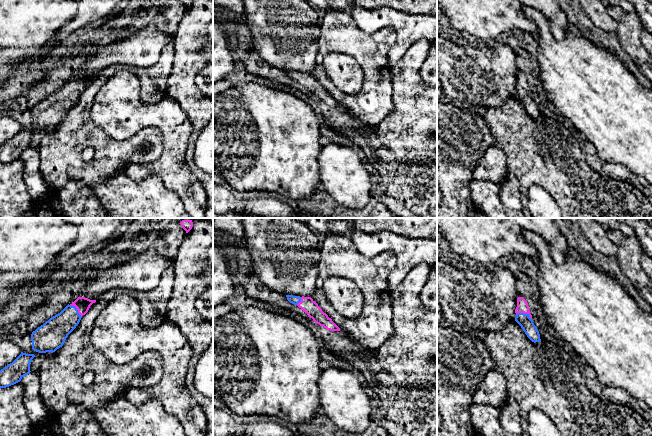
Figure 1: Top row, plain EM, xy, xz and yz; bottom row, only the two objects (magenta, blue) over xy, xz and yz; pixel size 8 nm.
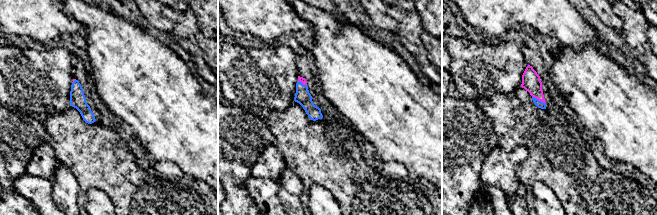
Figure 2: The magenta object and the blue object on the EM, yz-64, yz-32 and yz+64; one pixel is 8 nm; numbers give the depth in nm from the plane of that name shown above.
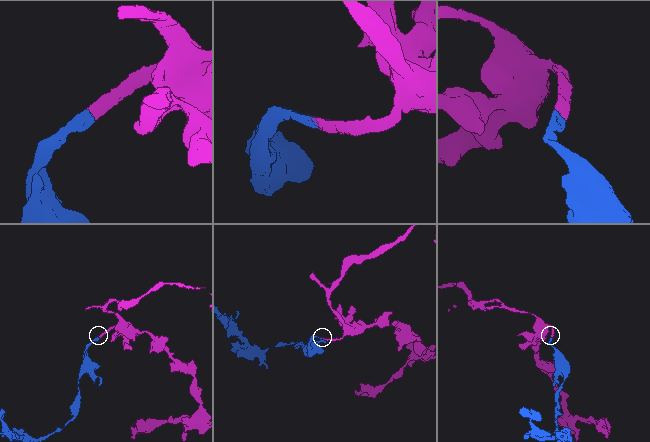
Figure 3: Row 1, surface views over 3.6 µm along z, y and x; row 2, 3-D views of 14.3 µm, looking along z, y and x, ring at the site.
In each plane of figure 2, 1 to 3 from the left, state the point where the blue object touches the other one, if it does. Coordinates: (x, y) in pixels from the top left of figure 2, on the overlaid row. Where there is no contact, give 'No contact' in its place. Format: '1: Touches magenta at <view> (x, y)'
1: Touches magenta at yz-64 (74, 80)
2: Touches magenta at yz-32 (302, 83)
3: Touches magenta at yz+64 (539, 100)

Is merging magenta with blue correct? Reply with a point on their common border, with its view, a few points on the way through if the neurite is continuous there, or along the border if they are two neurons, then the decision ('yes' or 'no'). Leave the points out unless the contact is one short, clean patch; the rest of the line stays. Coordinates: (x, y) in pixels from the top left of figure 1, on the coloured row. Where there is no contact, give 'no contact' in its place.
contact yz (524, 313); way yz (522, 306), (524, 313), (526, 323); yes

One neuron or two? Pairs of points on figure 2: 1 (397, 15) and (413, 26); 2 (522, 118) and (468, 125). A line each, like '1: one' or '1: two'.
1: one
2: two

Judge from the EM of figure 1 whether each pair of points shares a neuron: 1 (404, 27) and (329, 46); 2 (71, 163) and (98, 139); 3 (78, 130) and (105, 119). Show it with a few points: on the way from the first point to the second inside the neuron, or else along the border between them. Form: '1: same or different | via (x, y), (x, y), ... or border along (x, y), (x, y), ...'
1: different | border along (387, 25), (396, 32), (396, 43), (388, 51)
2: same | via (72, 154), (85, 141), (89, 140)
3: different | border along (91, 102), (90, 118), (112, 137)

